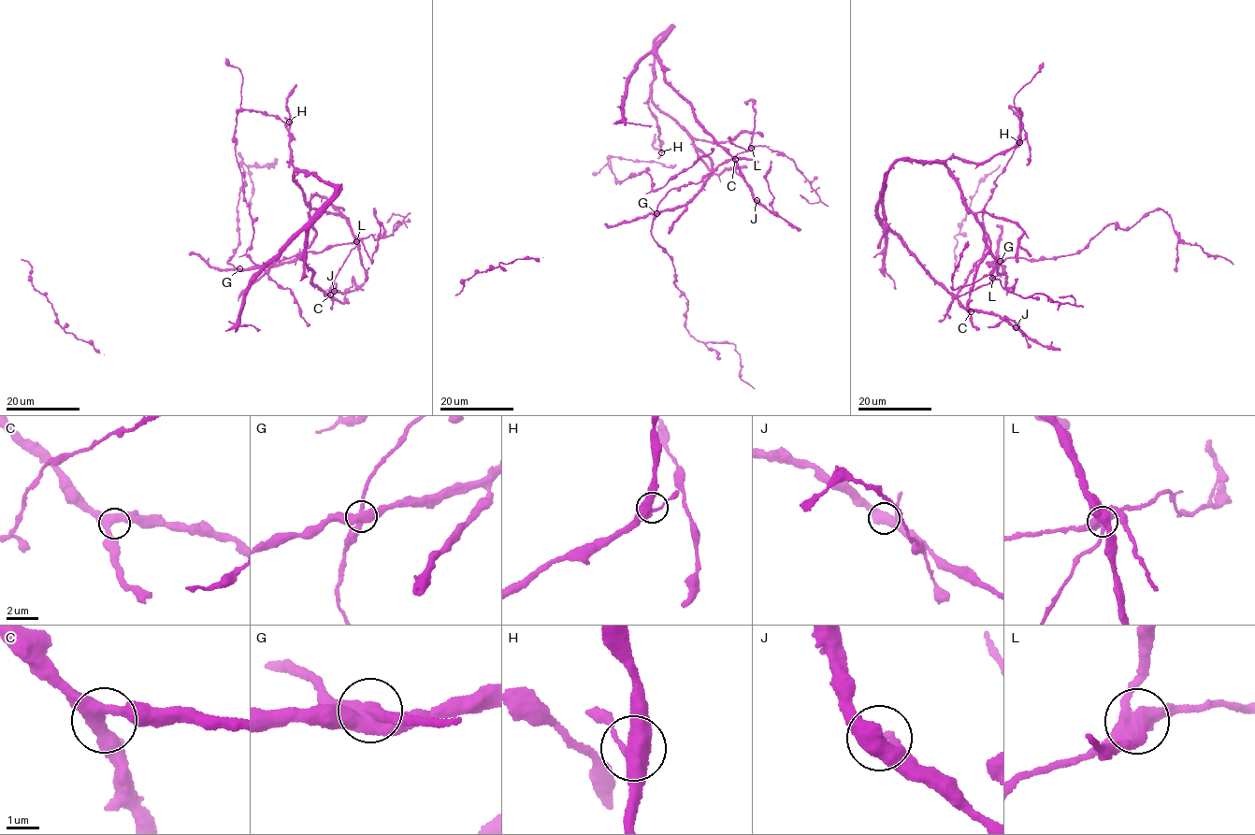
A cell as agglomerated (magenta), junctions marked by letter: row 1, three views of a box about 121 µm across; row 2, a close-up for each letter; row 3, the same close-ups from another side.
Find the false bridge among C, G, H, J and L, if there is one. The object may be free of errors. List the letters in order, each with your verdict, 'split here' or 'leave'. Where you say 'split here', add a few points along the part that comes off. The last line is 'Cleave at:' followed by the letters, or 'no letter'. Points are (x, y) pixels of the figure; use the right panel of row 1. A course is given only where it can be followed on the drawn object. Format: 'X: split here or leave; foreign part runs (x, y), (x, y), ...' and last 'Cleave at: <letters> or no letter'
C: leave
G: leave
H: leave
J: leave
L: split here; foreign part runs (991, 278), (1024, 297), (1042, 294), (1055, 302), (1074, 301), (1066, 295), (1059, 297)
Cleave at: L

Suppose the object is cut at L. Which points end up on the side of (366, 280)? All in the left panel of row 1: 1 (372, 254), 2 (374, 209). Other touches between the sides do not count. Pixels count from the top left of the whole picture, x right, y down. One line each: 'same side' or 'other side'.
1: same side
2: same side

